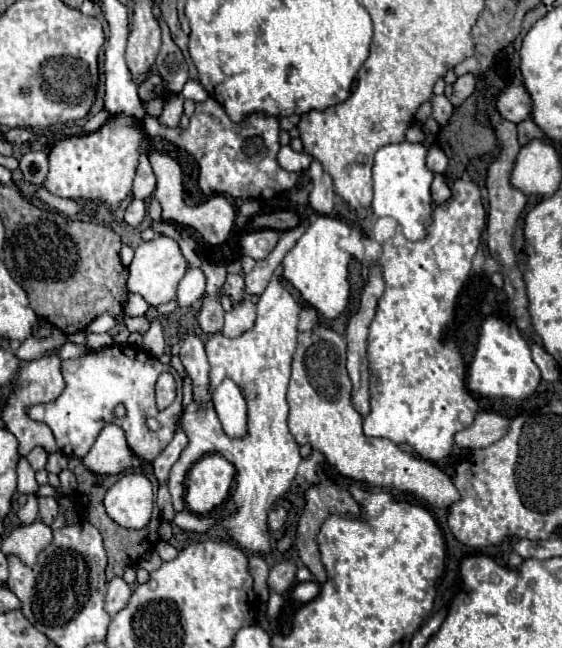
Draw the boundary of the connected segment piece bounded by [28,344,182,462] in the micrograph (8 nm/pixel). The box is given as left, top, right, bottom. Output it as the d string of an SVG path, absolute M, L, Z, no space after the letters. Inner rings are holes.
M114 344L108 348L100 348L100 350L90 350L82 358L64 360L62 374L66 380L66 388L60 394L60 398L50 404L38 404L28 410L28 416L32 420L38 420L52 430L58 450L62 454L84 458L88 450L92 448L100 430L106 424L114 424L114 422L126 432L126 438L134 454L148 462L152 462L172 440L180 404L182 404L182 380L172 366L164 366L156 356L144 350L140 352L138 348L130 348L128 344L122 344L122 346ZM162 372L170 372L174 376L178 384L178 392L176 392L176 400L168 408L158 410L154 386ZM116 404L126 406L128 414L124 420L114 418L112 410ZM146 418L156 418L160 422L160 428L150 430L146 424Z

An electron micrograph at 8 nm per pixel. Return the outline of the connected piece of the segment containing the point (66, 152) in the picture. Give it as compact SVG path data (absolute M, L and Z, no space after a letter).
M112 116L100 130L58 140L50 150L50 172L44 188L60 198L70 200L102 200L116 208L126 196L132 194L132 178L140 156L140 128L134 118Z

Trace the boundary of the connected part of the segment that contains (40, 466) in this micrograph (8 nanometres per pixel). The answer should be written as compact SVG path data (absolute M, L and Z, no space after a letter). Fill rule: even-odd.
M36 446L28 456L26 456L26 460L30 462L30 466L38 472L38 470L44 470L44 466L46 466L46 462L48 462L48 452L42 448L42 446Z

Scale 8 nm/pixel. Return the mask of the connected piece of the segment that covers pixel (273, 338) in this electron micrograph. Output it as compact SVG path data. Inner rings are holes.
M282 266L276 268L268 288L264 290L256 306L258 306L258 318L252 330L232 340L224 338L222 334L214 334L206 342L206 354L212 368L210 370L212 390L228 376L244 390L244 396L248 398L248 434L240 440L230 440L220 430L220 420L212 410L212 402L204 406L192 402L182 418L182 428L188 434L188 446L172 466L168 490L172 494L174 510L184 510L184 480L190 466L208 452L220 452L226 460L230 460L238 468L232 496L226 502L226 508L234 508L236 514L232 514L226 520L220 520L210 530L210 534L218 536L228 534L242 548L248 548L256 554L268 554L270 552L268 510L288 490L302 460L300 446L294 442L286 426L288 418L286 390L290 380L290 364L296 350L296 336L298 336L296 326L298 326L300 304L282 284Z

